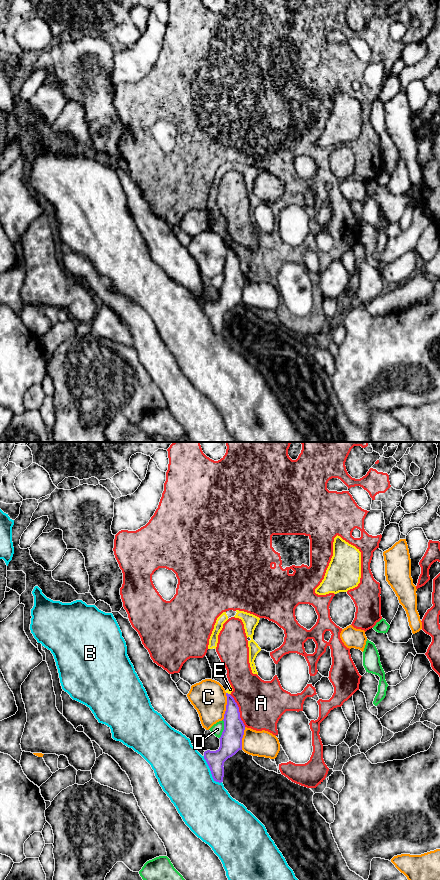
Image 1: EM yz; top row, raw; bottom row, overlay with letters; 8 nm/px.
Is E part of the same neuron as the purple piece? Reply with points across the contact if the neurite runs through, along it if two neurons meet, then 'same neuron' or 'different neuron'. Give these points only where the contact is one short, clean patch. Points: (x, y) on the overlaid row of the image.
different neuron

